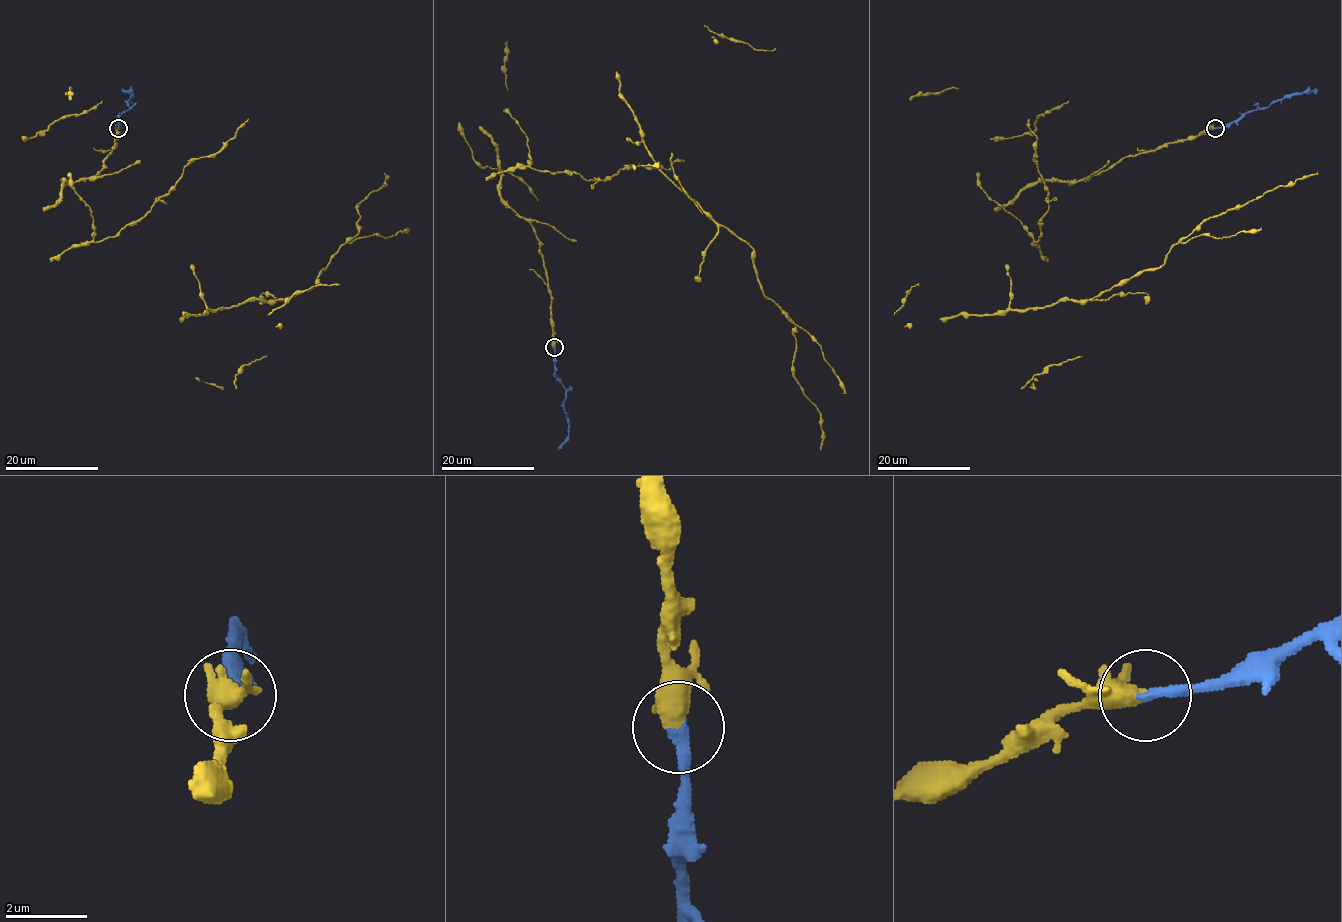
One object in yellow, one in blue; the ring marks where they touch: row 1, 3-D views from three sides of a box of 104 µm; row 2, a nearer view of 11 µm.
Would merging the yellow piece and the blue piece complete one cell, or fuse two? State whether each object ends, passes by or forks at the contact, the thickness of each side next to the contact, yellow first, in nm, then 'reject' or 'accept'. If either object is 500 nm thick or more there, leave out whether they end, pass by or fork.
yellow passes by; blue ends there; 360 nm thick on the yellow side, 300 nm on the other; accept

